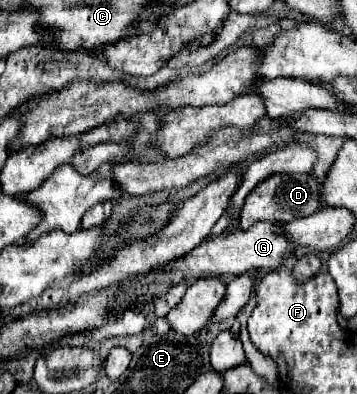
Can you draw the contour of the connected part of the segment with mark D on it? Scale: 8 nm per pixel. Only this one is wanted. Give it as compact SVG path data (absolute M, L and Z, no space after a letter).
M275 174L263 180L245 200L239 218L241 230L249 230L259 220L277 220L279 224L283 224L295 218L311 216L313 212L319 210L319 188L321 188L319 182L309 174Z

